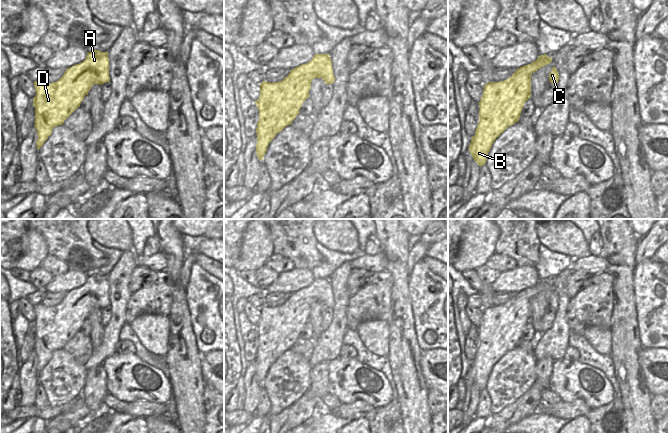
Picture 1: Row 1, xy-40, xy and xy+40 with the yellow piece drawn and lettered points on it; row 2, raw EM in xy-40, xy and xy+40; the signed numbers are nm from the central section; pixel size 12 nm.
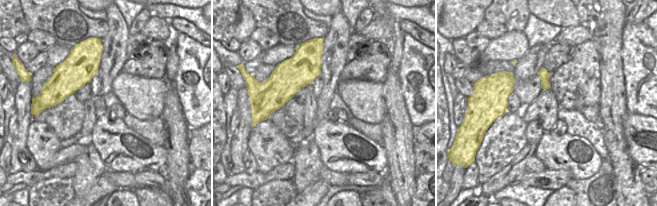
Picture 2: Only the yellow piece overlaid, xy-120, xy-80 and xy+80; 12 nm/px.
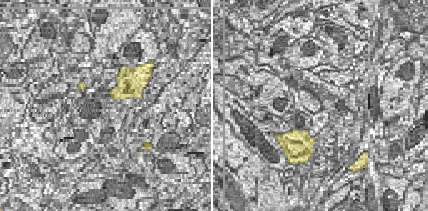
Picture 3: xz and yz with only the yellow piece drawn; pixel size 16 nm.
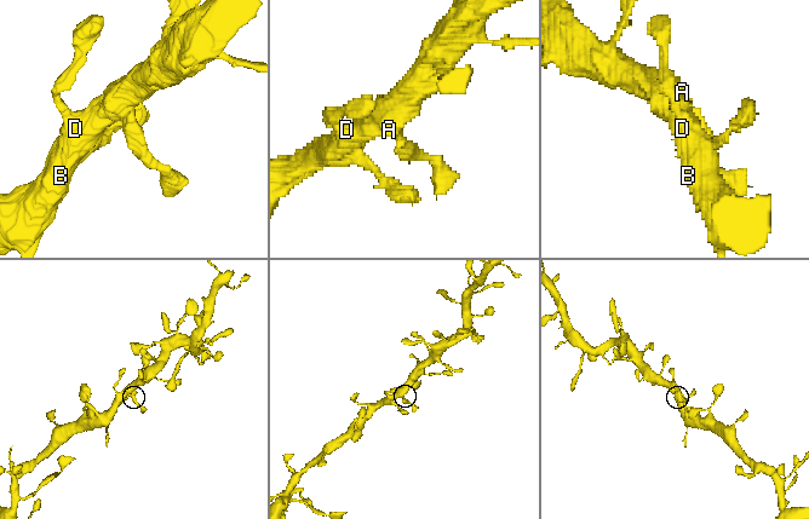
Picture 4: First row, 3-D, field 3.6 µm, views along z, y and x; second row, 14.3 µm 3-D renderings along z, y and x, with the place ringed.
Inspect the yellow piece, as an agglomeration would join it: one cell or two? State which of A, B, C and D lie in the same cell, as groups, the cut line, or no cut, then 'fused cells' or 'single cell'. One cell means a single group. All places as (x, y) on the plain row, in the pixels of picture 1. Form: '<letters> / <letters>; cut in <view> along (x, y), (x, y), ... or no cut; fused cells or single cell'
A B C D; no cut; single cell

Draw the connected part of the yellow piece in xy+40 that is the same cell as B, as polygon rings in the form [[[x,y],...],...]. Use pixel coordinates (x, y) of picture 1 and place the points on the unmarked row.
[[[540,279],[531,288],[518,292],[508,303],[484,309],[478,327],[479,347],[468,372],[480,391],[485,389],[496,362],[519,345],[523,330],[531,320],[531,298],[551,286],[551,281]]]

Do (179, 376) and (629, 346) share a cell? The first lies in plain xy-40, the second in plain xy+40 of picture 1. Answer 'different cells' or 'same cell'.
same cell

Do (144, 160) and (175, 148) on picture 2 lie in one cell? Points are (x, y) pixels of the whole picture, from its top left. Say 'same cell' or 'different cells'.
different cells

